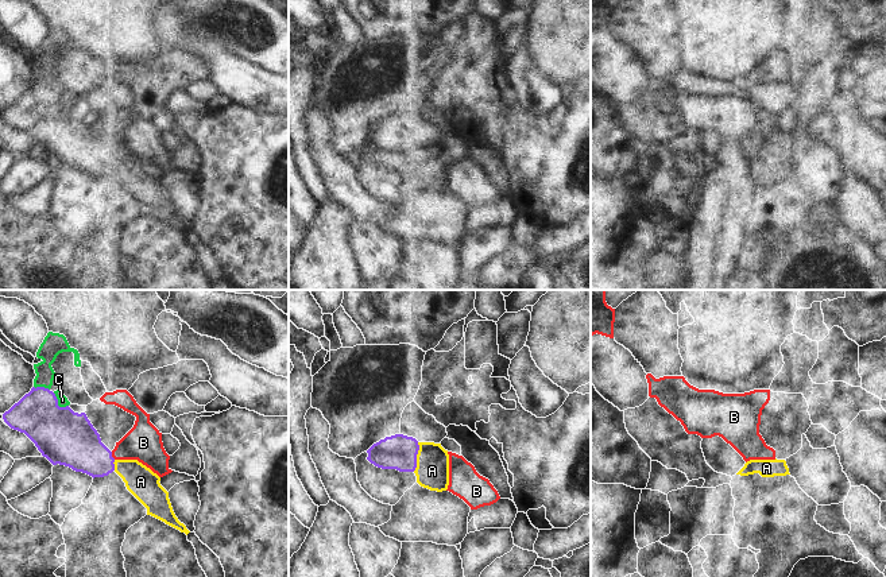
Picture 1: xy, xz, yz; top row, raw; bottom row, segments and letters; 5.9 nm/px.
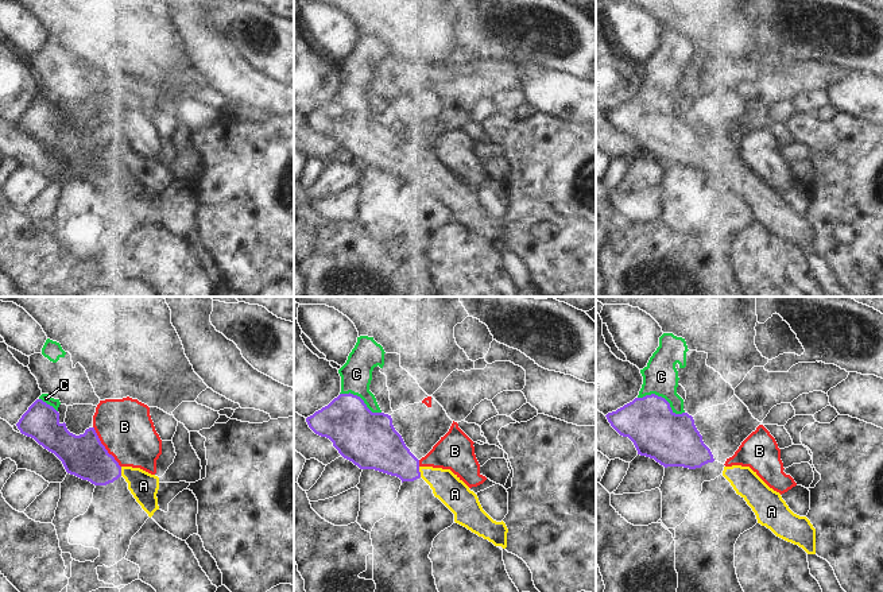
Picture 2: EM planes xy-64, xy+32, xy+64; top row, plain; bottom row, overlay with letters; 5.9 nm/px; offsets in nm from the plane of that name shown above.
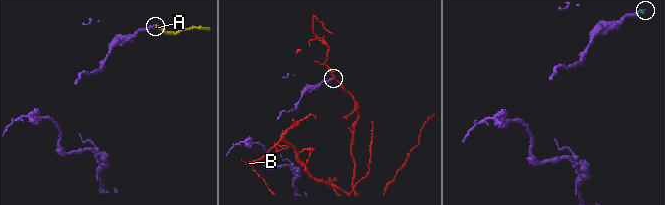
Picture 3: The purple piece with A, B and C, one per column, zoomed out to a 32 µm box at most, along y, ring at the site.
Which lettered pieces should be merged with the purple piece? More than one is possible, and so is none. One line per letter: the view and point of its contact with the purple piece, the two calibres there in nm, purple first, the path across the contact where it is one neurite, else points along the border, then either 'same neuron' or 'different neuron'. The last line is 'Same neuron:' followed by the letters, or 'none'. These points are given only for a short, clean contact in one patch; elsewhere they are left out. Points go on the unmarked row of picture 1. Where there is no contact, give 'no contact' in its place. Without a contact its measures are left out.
A: xz (416, 155) | 220/200 nm | across xz (398, 150), (416, 155), (432, 169) | same neuron
B: xy (111, 154) | 300/220 nm | along xy (111, 150), (115, 157) | different neuron
C: xy (57, 101) | 320/60 nm | across xy (64, 135), (57, 128), (57, 101), (62, 99) | same neuron
Same neuron: A, C

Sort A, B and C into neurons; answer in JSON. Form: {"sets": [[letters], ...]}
{"sets": [["A", "C"], ["B"]]}

